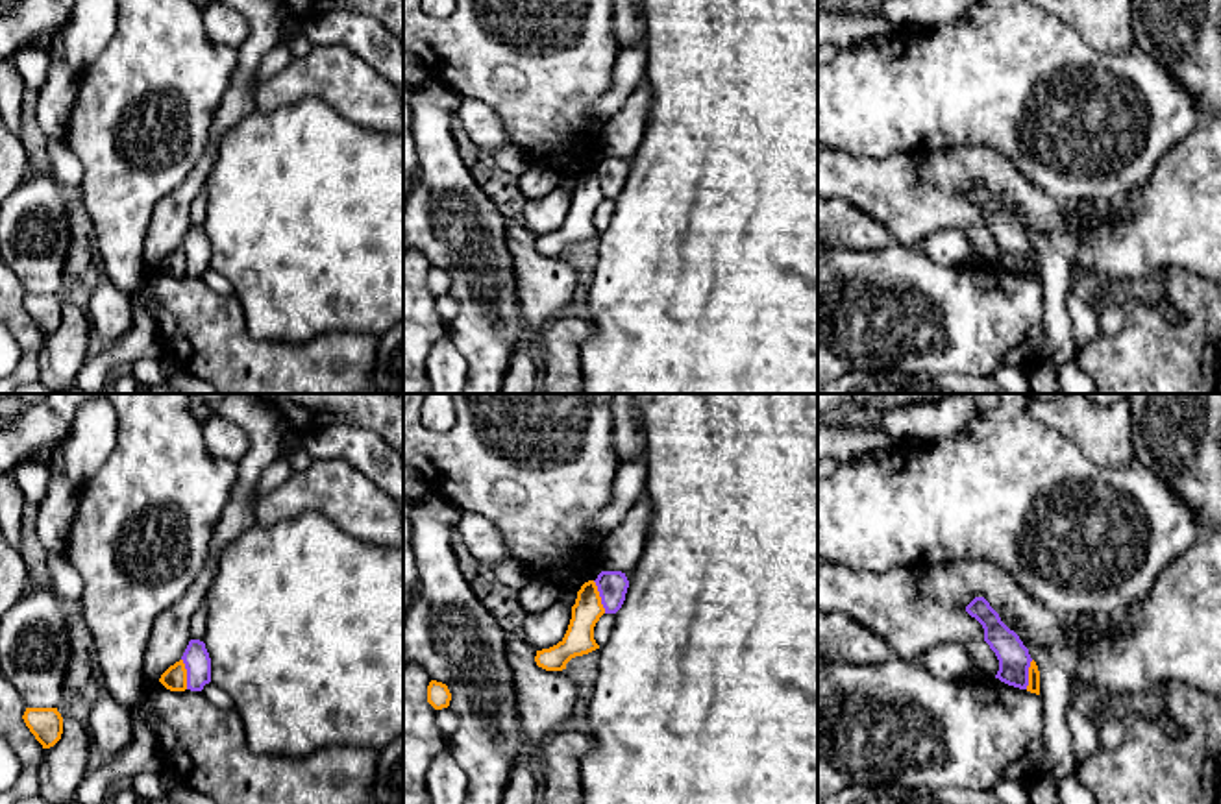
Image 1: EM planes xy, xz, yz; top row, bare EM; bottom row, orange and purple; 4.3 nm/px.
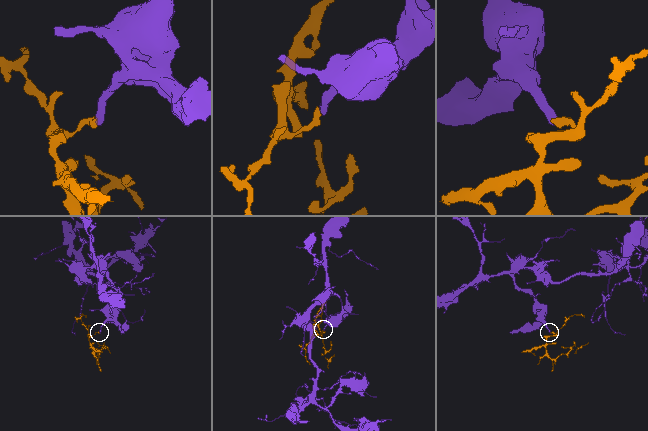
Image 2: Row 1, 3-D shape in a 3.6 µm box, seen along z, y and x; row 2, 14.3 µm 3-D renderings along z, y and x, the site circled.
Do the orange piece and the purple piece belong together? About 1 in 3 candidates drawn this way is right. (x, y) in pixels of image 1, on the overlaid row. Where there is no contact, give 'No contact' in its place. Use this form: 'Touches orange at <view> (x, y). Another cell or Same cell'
Touches orange at xz (600, 597). Another cell

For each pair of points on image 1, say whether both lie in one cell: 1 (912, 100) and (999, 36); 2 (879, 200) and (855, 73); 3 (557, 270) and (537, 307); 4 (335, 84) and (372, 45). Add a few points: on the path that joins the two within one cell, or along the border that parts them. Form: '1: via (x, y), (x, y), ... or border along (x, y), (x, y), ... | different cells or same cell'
1: via (935, 89), (946, 89), (977, 58) | same cell
2: border along (837, 148), (866, 158), (914, 156) | different cells
3: via (554, 280), (541, 298) | same cell
4: border along (320, 45), (345, 45), (383, 78) | different cells

